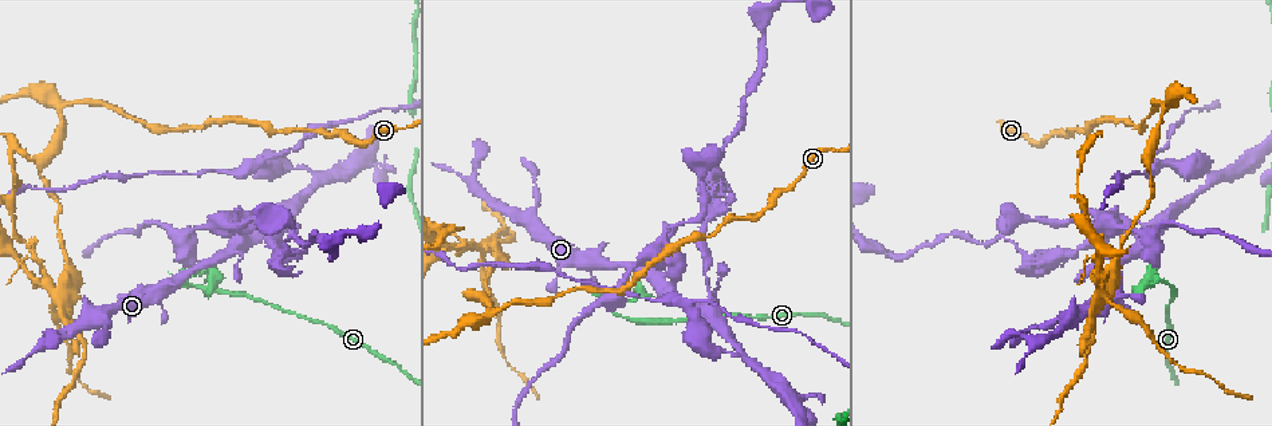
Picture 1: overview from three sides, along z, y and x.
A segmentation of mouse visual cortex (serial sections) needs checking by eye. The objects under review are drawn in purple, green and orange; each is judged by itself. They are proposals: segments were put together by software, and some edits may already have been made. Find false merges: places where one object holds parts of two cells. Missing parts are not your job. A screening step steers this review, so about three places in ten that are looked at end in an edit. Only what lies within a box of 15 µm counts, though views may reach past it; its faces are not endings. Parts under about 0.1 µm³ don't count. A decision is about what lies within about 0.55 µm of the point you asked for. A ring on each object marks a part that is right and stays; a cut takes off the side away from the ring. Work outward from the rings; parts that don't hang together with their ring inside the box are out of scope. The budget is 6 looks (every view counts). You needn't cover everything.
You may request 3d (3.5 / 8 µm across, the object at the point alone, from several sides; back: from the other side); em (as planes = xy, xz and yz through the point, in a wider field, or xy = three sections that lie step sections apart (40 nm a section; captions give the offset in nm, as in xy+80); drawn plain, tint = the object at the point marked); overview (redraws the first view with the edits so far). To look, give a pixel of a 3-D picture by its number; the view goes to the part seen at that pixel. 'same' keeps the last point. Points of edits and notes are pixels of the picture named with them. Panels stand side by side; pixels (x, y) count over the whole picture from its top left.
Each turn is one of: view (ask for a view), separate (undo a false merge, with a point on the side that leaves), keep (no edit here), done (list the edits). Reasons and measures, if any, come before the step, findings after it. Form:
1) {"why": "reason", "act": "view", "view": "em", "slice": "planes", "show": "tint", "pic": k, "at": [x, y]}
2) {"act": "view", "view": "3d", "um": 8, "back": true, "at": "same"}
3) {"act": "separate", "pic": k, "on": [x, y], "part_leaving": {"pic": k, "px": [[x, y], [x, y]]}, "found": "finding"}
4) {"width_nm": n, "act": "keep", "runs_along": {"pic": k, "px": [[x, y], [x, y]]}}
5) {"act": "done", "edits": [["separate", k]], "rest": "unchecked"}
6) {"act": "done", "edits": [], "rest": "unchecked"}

{"why": "arms part here", "act": "view", "view": "3d", "um": 3.5, "pic": 1, "at": [1164, 219]}

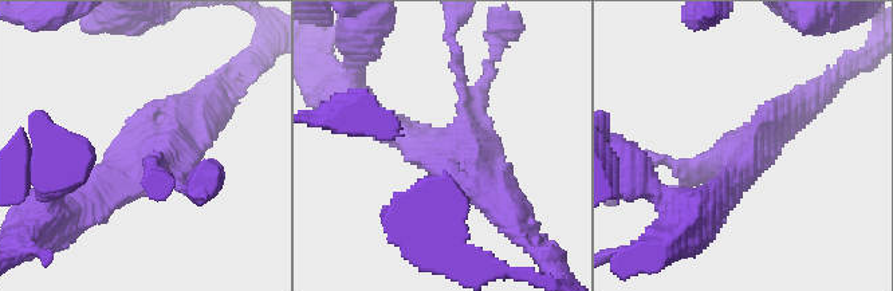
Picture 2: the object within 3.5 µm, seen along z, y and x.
{"act": "view", "view": "em", "slice": "planes", "show": "tint", "pic": 2, "at": [453, 155]}

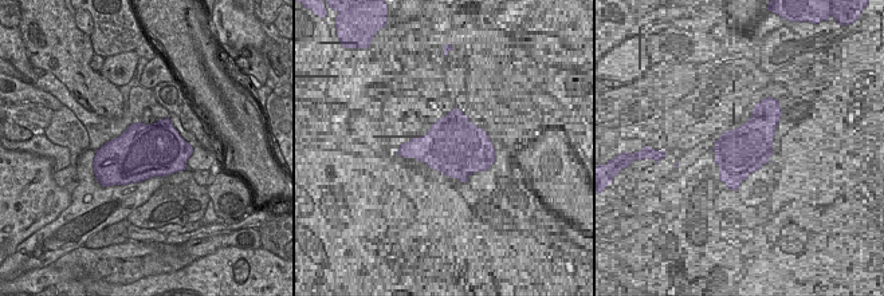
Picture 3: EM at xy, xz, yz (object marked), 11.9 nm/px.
{"act": "keep", "runs_along": {"pic": 2, "px": [[85, 207], [204, 107]]}, "found": "continuous, no second cell"}

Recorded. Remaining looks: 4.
{"why": "side arm on a straight run", "act": "view", "view": "3d", "um": 3.5, "pic": 1, "at": [1208, 182]}

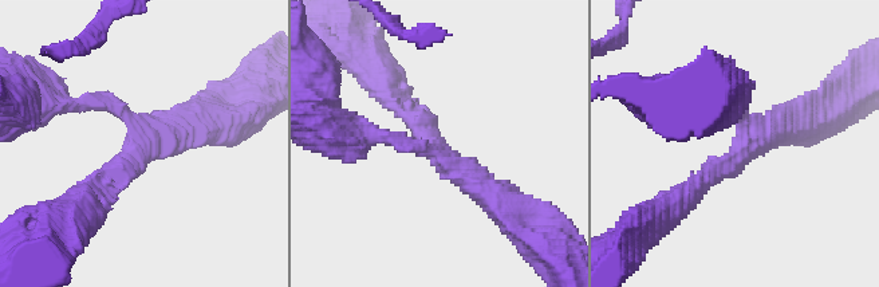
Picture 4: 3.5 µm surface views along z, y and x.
{"act": "view", "view": "em", "slice": "planes", "show": "tint", "pic": 4, "at": [439, 152]}

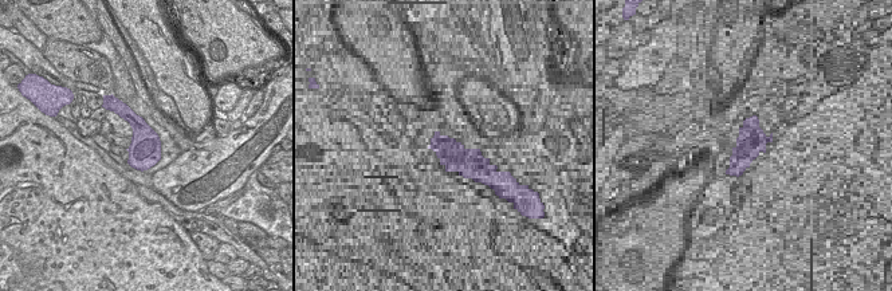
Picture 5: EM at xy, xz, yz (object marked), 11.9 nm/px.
{"act": "keep", "runs_along": {"pic": 4, "px": [[685, 197], [744, 148], [729, 102]]}, "found": "continuous, no second cell"}

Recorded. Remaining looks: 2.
{"why": "small branch off a trunk", "act": "view", "view": "3d", "um": 3.5, "pic": 1, "at": [690, 313]}

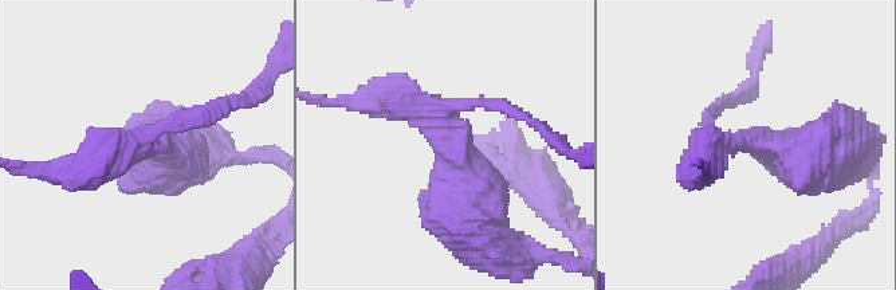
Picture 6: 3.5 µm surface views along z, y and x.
{"act": "view", "view": "em", "slice": "xy", "step": 2, "show": "tint", "pic": 6, "at": [141, 142]}

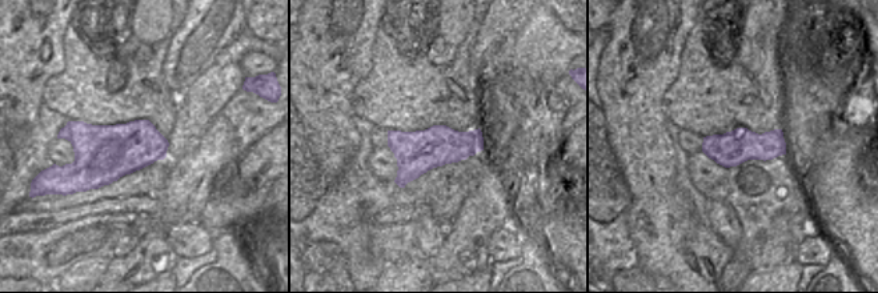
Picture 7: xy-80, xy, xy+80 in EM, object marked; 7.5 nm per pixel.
{"width_nm": 320, "act": "separate", "pic": 6, "on": [436, 112], "part_leaving": {"pic": 6, "px": [[452, 155], [411, 102], [353, 102]]}, "found": "two cells meet here"}

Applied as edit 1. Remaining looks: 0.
{"act": "done", "edits": [["separate", 6]], "rest": "unchecked"}

